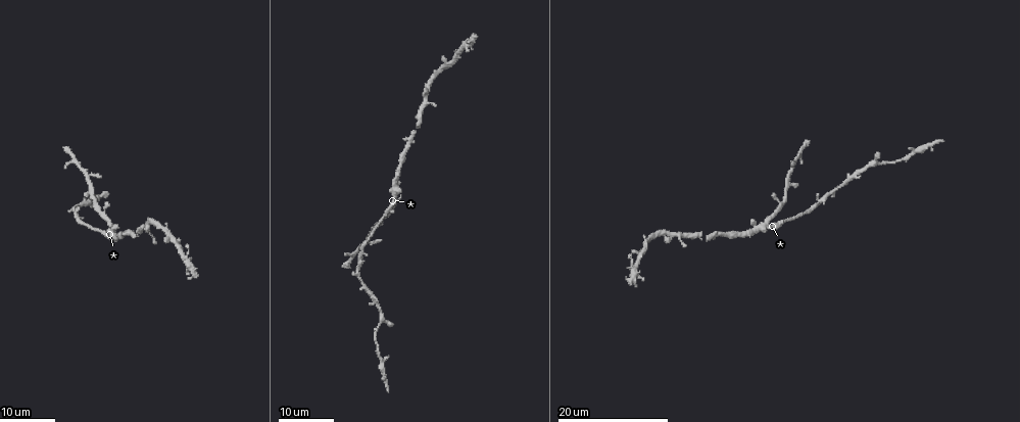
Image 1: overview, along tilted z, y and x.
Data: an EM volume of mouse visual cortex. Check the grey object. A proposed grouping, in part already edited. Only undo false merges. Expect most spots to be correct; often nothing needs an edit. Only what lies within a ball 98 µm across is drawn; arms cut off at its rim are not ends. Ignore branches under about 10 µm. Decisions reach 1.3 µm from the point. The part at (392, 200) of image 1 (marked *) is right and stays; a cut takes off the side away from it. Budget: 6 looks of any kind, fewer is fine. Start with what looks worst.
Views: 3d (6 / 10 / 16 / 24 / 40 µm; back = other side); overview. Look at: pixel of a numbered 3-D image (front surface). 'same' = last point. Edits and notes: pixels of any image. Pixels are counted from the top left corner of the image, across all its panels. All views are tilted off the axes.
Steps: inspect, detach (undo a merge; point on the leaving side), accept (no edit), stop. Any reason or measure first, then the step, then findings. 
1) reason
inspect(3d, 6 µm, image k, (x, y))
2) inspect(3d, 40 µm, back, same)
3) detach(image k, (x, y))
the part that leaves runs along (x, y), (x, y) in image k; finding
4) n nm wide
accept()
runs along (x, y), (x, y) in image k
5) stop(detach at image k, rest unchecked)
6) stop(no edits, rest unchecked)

branch point
inspect(3d, 16 µm, image 1, (765, 222))

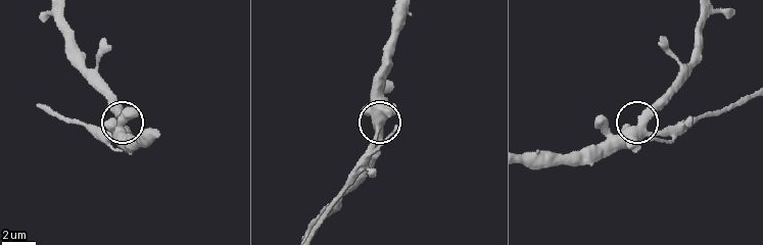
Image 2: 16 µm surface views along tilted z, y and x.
closer look
inspect(3d, 6 µm, image 2, (638, 124))

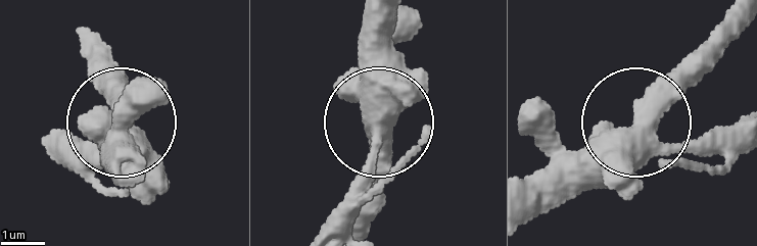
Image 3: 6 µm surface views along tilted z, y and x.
side arm 24 µm
accept()
runs along (682, 146), (643, 131), (644, 108), (726, 33) in image 3; one neuron here

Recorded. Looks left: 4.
thin neck
inspect(3d, 16 µm, image 1, (659, 232))

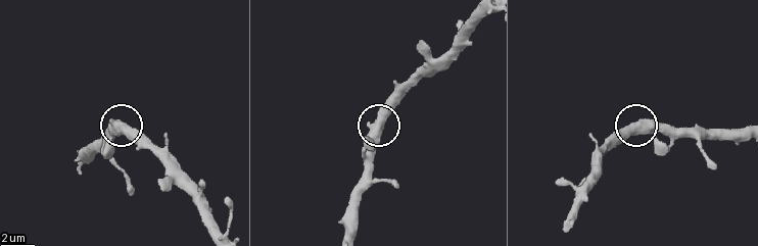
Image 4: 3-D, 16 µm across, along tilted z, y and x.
inspect(3d, 6 µm, image 4, (372, 128))

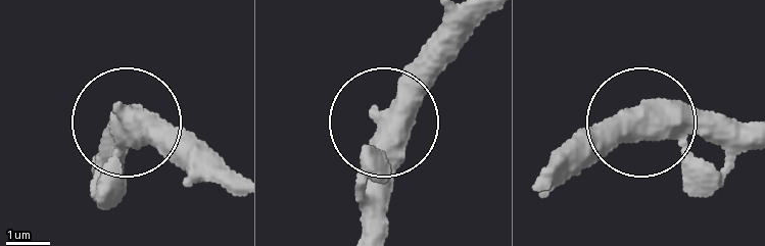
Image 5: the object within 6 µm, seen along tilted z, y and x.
from behind
inspect(3d, 6 µm, back, image 5, (384, 124))

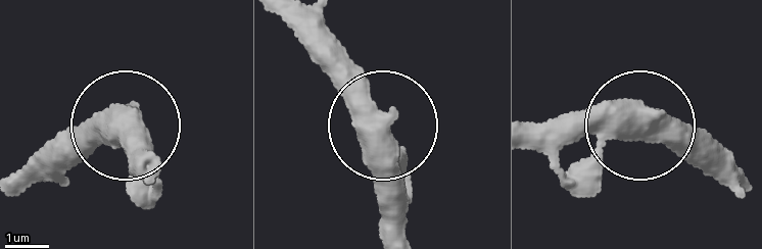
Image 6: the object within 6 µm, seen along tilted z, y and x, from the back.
500 nm wide
accept()
runs along (536, 123), (634, 122), (704, 167) in image 6; continuous, no second neuron

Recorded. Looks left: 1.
stop(no edits, rest unchecked)

